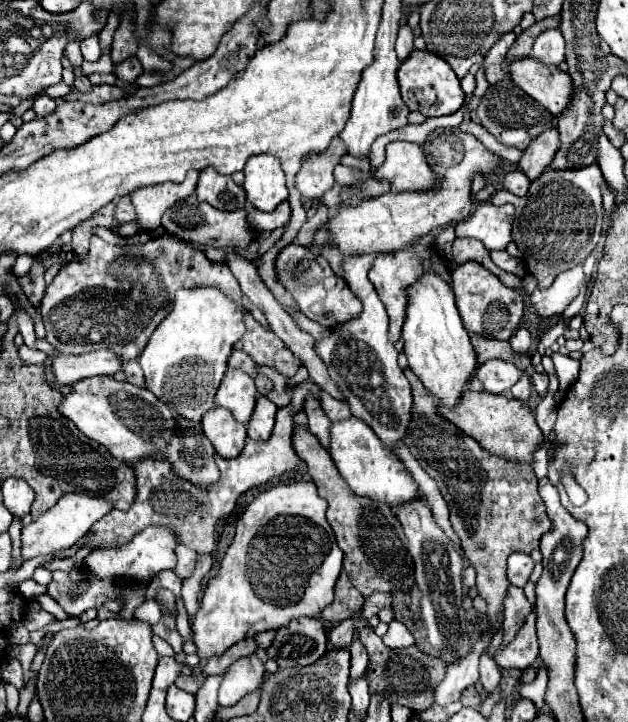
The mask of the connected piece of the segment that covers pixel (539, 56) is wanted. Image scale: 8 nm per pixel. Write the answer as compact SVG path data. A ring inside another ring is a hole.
M559 29L543 31L533 45L531 57L547 67L559 67L565 61L565 41Z

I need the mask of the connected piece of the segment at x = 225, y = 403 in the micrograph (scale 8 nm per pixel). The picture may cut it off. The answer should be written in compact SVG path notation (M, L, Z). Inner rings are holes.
M229 369L223 377L223 383L219 385L217 389L217 395L215 395L215 407L225 407L233 413L233 417L239 421L239 423L249 423L251 419L251 413L253 413L253 407L255 407L255 399L257 399L257 389L255 389L255 383L253 383L253 377L247 377L243 371L239 369Z

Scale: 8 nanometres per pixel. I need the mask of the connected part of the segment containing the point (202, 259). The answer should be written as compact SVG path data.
M163 233L161 237L149 239L147 243L129 245L109 245L101 237L93 235L87 259L65 263L53 283L47 285L45 297L41 301L41 315L47 333L55 333L55 349L63 355L109 349L115 351L121 361L137 359L157 325L165 319L167 313L171 313L175 291L181 287L215 287L235 299L241 307L241 289L229 267L225 263L209 261L201 249L185 245L181 239L175 239L175 235Z

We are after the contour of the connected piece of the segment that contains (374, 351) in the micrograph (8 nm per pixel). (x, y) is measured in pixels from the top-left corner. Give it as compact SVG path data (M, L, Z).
M343 255L343 279L363 303L363 311L347 323L335 323L335 327L329 327L329 335L315 341L315 351L327 365L327 371L349 403L351 413L365 421L389 451L395 451L395 445L403 443L407 437L413 397L409 381L397 365L397 349L387 335L389 319L385 307L367 277L375 257L377 255Z

